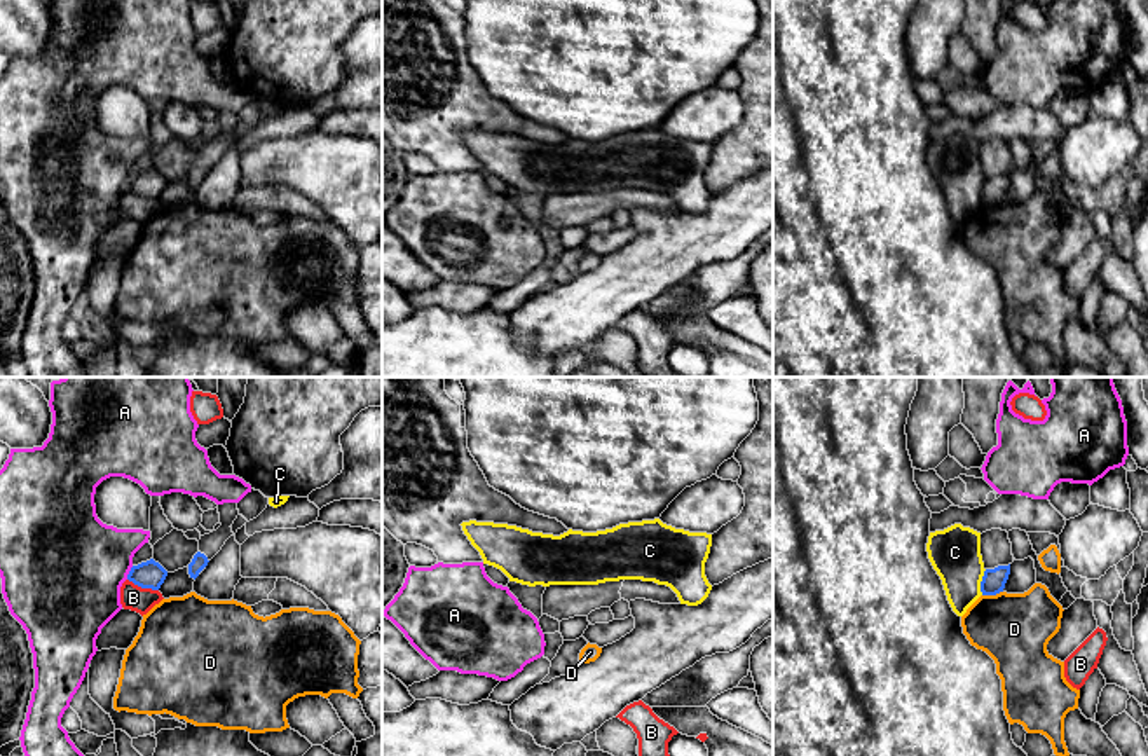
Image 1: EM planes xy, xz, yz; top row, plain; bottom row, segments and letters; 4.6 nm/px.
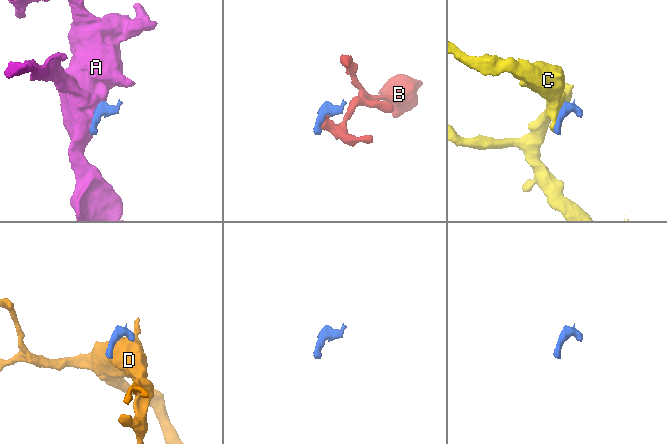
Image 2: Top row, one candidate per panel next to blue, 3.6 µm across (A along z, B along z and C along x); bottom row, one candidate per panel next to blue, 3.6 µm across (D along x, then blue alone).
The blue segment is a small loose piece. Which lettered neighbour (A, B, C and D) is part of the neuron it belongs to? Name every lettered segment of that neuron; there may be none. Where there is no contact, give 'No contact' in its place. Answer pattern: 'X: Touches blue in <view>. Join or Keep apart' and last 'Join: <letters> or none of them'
A: Touches blue in xy. Keep apart
B: Touches blue in xy. Keep apart
C: Touches blue in yz. Keep apart
D: Touches blue in yz. Keep apart
Join: none of them

